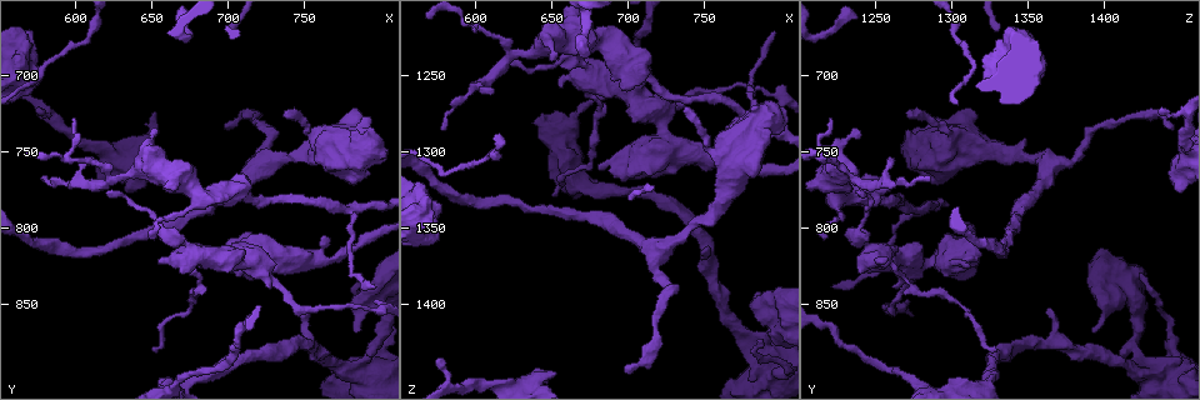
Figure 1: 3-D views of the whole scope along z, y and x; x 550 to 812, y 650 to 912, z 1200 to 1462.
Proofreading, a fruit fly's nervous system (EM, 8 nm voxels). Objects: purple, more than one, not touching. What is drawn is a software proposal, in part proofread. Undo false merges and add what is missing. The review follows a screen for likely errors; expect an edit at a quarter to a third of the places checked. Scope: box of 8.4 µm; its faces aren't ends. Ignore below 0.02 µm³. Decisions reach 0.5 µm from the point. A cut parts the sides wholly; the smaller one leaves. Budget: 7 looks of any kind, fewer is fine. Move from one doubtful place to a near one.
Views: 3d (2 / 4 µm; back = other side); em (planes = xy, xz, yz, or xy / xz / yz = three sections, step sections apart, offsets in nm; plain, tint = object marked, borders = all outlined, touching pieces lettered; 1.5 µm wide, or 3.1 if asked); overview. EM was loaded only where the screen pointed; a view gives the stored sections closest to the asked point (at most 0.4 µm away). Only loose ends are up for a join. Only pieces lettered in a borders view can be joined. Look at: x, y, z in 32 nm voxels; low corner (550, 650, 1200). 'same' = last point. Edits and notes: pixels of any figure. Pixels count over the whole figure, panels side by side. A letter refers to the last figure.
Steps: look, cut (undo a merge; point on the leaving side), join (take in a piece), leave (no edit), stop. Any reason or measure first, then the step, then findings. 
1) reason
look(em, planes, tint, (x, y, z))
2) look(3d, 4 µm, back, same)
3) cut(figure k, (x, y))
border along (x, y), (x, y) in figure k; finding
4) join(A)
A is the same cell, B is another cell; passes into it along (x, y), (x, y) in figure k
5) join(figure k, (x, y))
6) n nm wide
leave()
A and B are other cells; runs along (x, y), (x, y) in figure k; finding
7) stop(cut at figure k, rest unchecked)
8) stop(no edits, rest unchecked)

thick end
look(3d, 2 µm, (658, 820, 1256))

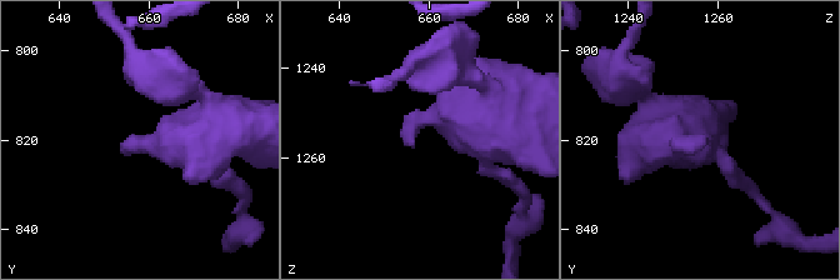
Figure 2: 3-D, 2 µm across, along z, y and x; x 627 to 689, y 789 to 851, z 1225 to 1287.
need the tissue
look(em, planes, plain, (658, 820, 1258))

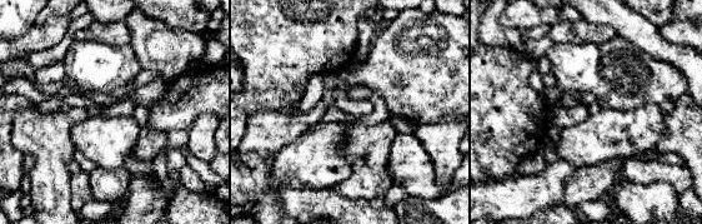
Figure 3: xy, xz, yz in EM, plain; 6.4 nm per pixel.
see the neighbours
look(em, planes, borders, same)

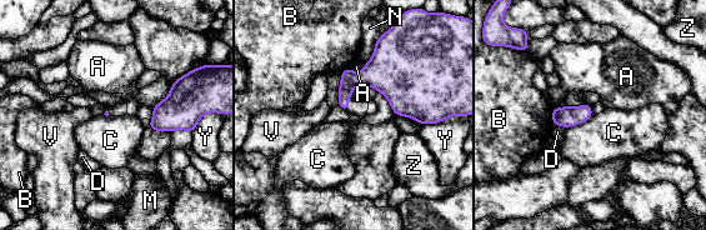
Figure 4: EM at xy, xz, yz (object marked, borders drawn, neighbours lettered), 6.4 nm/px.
N touches over 220 nm
leave()
A, B, C, D, M, N, V, Y and Z are other cells; border along (592, 114), (586, 120), (566, 128) in figure 4; no lettered piece goes on from it

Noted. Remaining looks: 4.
stops while still wide
look(em, planes, borders, (690, 820, 1318))

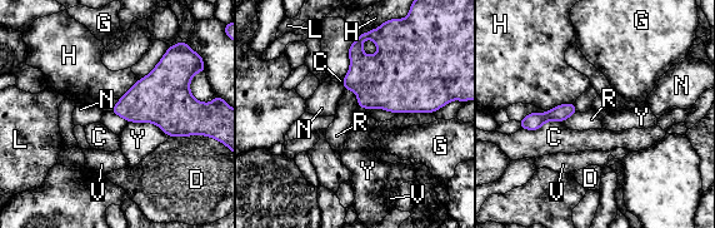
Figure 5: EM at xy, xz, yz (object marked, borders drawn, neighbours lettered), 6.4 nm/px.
C touches over 280 nm
leave()
C, D, G, H, L, N, R, V and Y are other cells; runs along (571, 108), (523, 124) in figure 5; no lettered piece goes on from it

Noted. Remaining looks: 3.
long arm stops here
look(em, planes, borders, (650, 880, 1330))

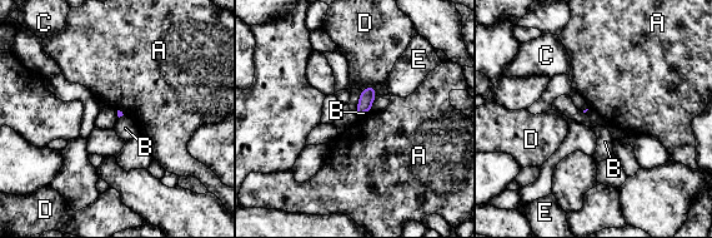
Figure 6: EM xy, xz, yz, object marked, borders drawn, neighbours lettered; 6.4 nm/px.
leave()
A, B, C, D and E are other cells; border along (370, 109), (366, 113) in figure 6; none of them fits

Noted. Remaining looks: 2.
stop(no edits, rest unchecked)

